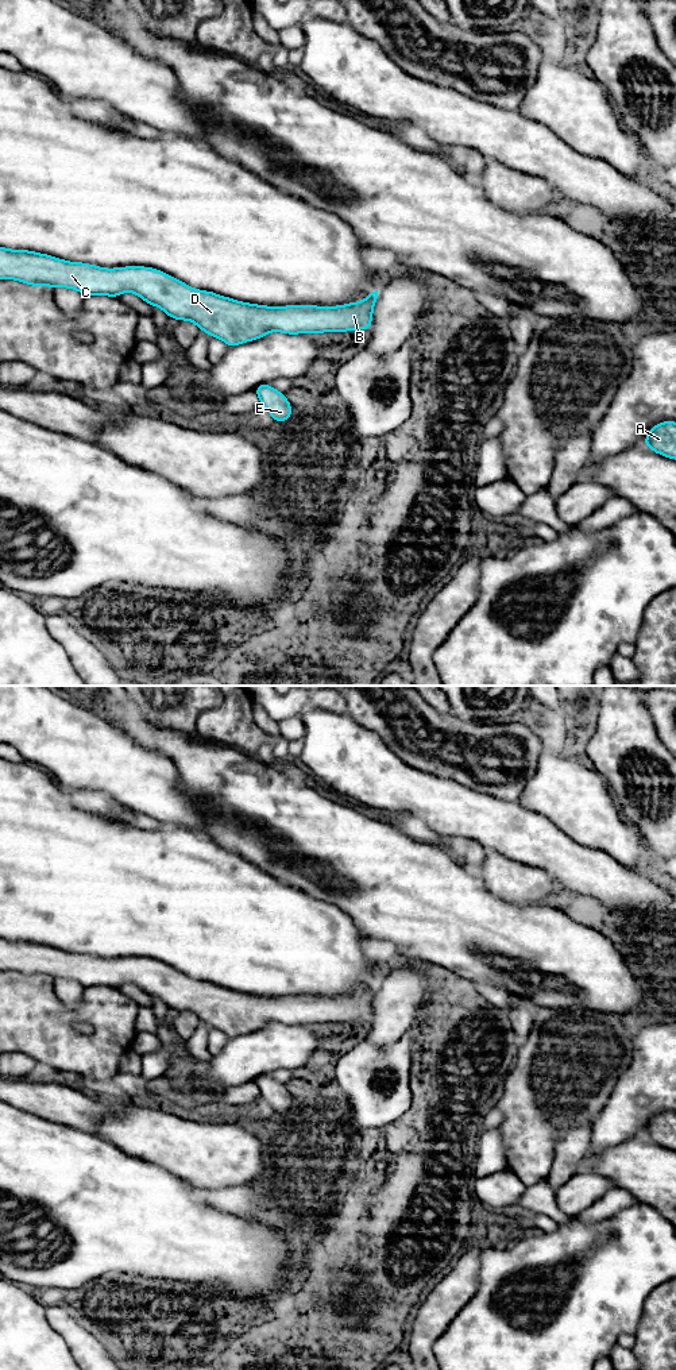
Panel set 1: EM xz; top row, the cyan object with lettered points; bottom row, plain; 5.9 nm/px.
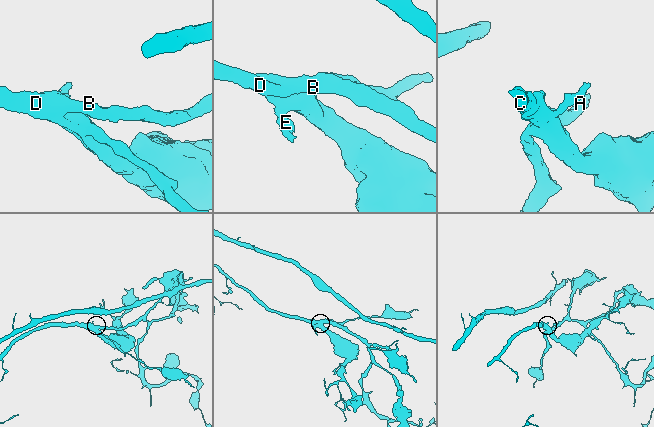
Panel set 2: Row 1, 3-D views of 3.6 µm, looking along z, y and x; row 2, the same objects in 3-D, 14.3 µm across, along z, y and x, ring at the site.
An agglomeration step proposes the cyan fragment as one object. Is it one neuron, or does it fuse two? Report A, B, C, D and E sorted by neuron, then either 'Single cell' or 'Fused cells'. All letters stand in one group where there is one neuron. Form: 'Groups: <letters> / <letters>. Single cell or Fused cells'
Groups: A B C D E. Single cell

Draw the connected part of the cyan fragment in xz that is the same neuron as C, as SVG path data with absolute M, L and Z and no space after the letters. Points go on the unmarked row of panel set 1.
M0 937L0 970L7 969L31 977L69 979L85 988L117 989L125 983L135 984L169 1008L192 1012L200 1022L223 1031L228 1038L258 1031L274 1022L287 1026L370 1022L378 989L375 981L359 993L337 997L266 997L197 981L152 958L104 960Z

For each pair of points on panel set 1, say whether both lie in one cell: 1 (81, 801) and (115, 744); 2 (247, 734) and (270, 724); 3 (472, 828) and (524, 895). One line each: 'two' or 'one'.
1: two
2: two
3: two

